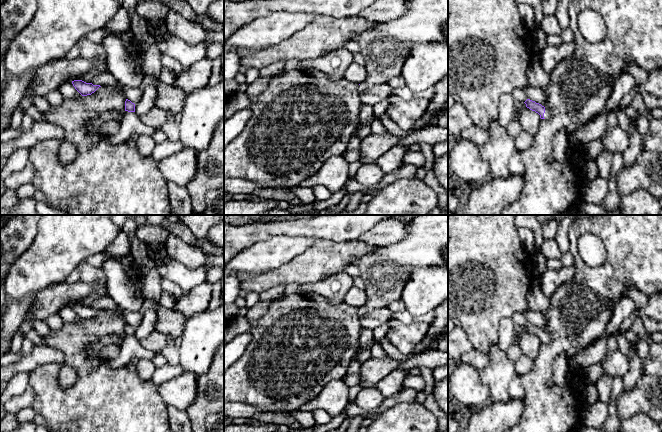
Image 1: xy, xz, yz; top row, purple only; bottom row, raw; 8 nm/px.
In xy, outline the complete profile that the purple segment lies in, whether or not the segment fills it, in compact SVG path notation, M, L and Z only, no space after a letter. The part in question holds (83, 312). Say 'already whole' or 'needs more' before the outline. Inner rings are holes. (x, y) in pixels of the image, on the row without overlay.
already whole; M74 304L72 308L82 320L91 319L101 311L100 309L93 309L92 307L86 307L82 304Z

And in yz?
needs more; M527 323L525 326L526 331L529 332L532 335L535 335L540 339L541 343L550 343L552 338L549 333L545 332L539 327L536 327L535 325L532 325L530 323Z

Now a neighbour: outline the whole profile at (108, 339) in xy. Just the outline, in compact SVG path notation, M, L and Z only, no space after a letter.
M106 335L100 339L100 344L102 346L107 346L112 343L116 343L119 341L119 338L116 335Z

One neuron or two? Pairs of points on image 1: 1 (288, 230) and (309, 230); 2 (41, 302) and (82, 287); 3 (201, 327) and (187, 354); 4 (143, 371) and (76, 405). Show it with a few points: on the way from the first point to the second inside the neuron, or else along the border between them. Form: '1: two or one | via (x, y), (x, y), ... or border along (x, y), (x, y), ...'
1: one | via (293, 230), (304, 230)
2: one | via (51, 299), (72, 291)
3: one | via (201, 334), (199, 342), (194, 347)
4: two | border along (137, 359), (136, 372), (142, 379), (150, 380)

